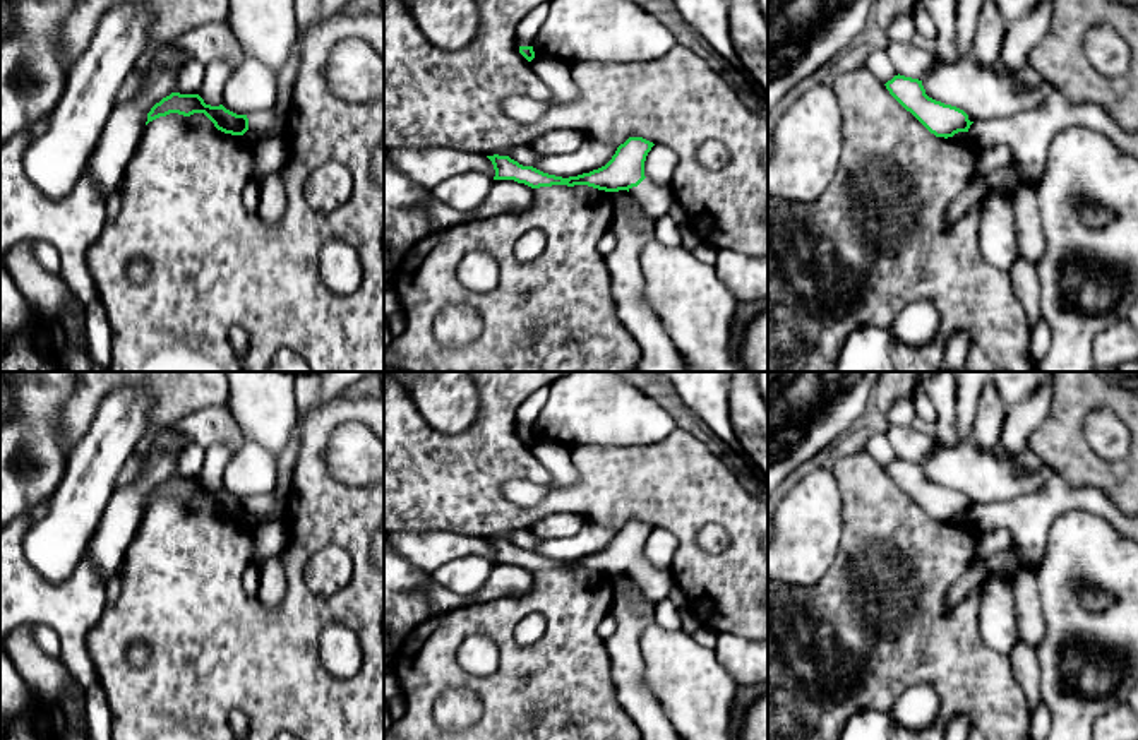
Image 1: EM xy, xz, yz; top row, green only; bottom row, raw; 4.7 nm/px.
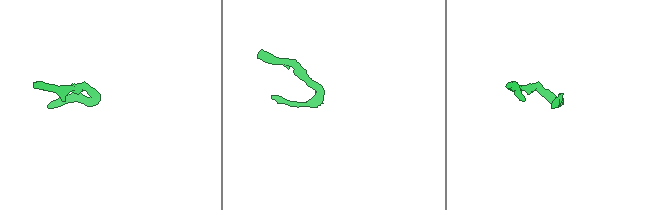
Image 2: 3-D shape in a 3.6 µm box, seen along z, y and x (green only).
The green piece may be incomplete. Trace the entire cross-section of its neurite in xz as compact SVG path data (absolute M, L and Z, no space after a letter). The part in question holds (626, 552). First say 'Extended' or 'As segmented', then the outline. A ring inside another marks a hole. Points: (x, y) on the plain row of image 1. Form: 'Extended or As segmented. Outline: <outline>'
Extended. Outline: M629 521L620 528L612 543L590 557L578 560L555 560L533 550L523 550L509 540L487 540L495 553L494 564L514 564L531 572L552 569L588 569L605 576L631 576L655 605L667 600L675 584L672 570L660 570L644 560L644 545L655 528L643 521Z

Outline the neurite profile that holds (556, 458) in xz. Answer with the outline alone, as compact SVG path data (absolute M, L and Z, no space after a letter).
M535 440L530 447L535 457L548 469L555 485L569 486L578 481L578 473L571 461L571 447L538 440Z

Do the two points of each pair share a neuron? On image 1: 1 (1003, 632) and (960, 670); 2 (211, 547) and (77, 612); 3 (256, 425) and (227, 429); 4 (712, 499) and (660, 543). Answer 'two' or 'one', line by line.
1: two
2: two
3: two
4: two

